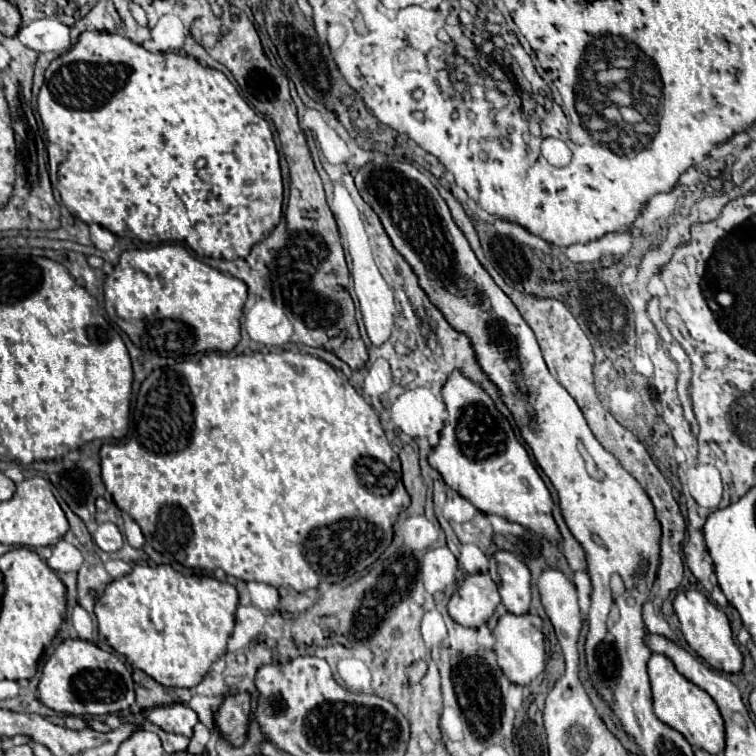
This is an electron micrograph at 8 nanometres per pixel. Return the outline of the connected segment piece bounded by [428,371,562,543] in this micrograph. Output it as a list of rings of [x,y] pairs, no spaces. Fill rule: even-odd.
[[[460,371],[450,375],[442,395],[448,421],[440,433],[438,447],[428,457],[430,465],[476,509],[504,517],[552,543],[560,543],[562,535],[552,519],[552,497],[530,463],[526,449],[516,441],[510,423],[494,409],[492,399]]]

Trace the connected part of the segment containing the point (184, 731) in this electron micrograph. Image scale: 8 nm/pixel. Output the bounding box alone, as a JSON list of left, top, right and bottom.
[148,703,198,737]

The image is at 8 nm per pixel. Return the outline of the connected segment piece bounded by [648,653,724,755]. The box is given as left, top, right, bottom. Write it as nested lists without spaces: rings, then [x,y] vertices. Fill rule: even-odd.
[[[654,653],[648,659],[648,677],[650,677],[650,687],[652,687],[654,715],[668,727],[680,731],[692,747],[700,747],[708,753],[720,755],[724,751],[724,721],[714,699],[706,691],[702,691],[700,687],[684,679],[676,671],[672,661],[664,655]]]

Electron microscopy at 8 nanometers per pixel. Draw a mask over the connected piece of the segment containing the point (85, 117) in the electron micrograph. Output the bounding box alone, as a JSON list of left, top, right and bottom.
[38,31,283,259]

